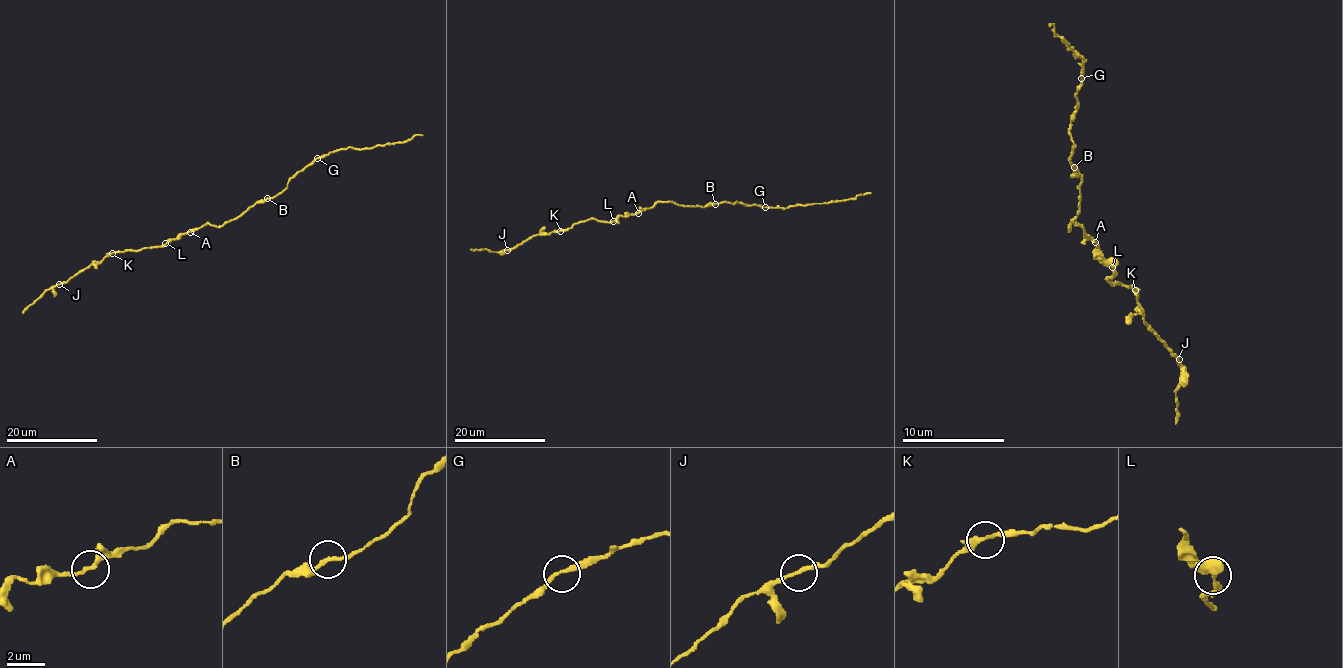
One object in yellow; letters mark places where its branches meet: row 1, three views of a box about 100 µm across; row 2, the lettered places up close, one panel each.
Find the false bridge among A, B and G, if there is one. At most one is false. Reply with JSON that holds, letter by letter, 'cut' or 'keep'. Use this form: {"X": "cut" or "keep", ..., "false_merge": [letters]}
{"A": "keep", "B": "keep", "G": "keep", "false_merge": []}

